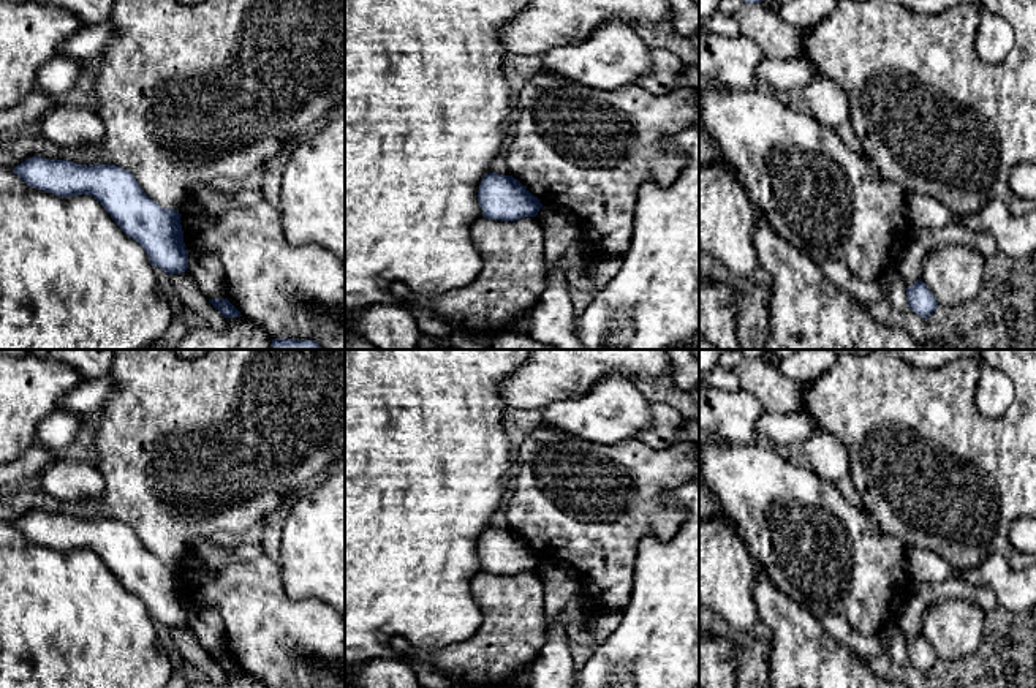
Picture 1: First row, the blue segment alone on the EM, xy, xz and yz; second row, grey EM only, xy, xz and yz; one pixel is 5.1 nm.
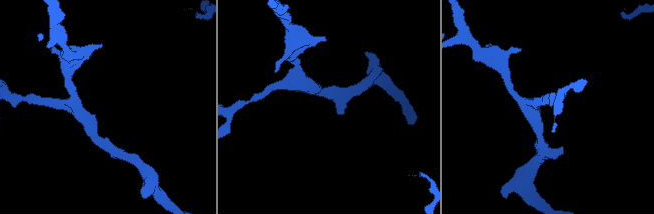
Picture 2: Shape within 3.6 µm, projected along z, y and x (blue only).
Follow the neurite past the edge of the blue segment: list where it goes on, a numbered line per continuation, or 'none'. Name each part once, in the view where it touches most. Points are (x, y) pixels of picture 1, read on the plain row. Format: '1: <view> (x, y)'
none

